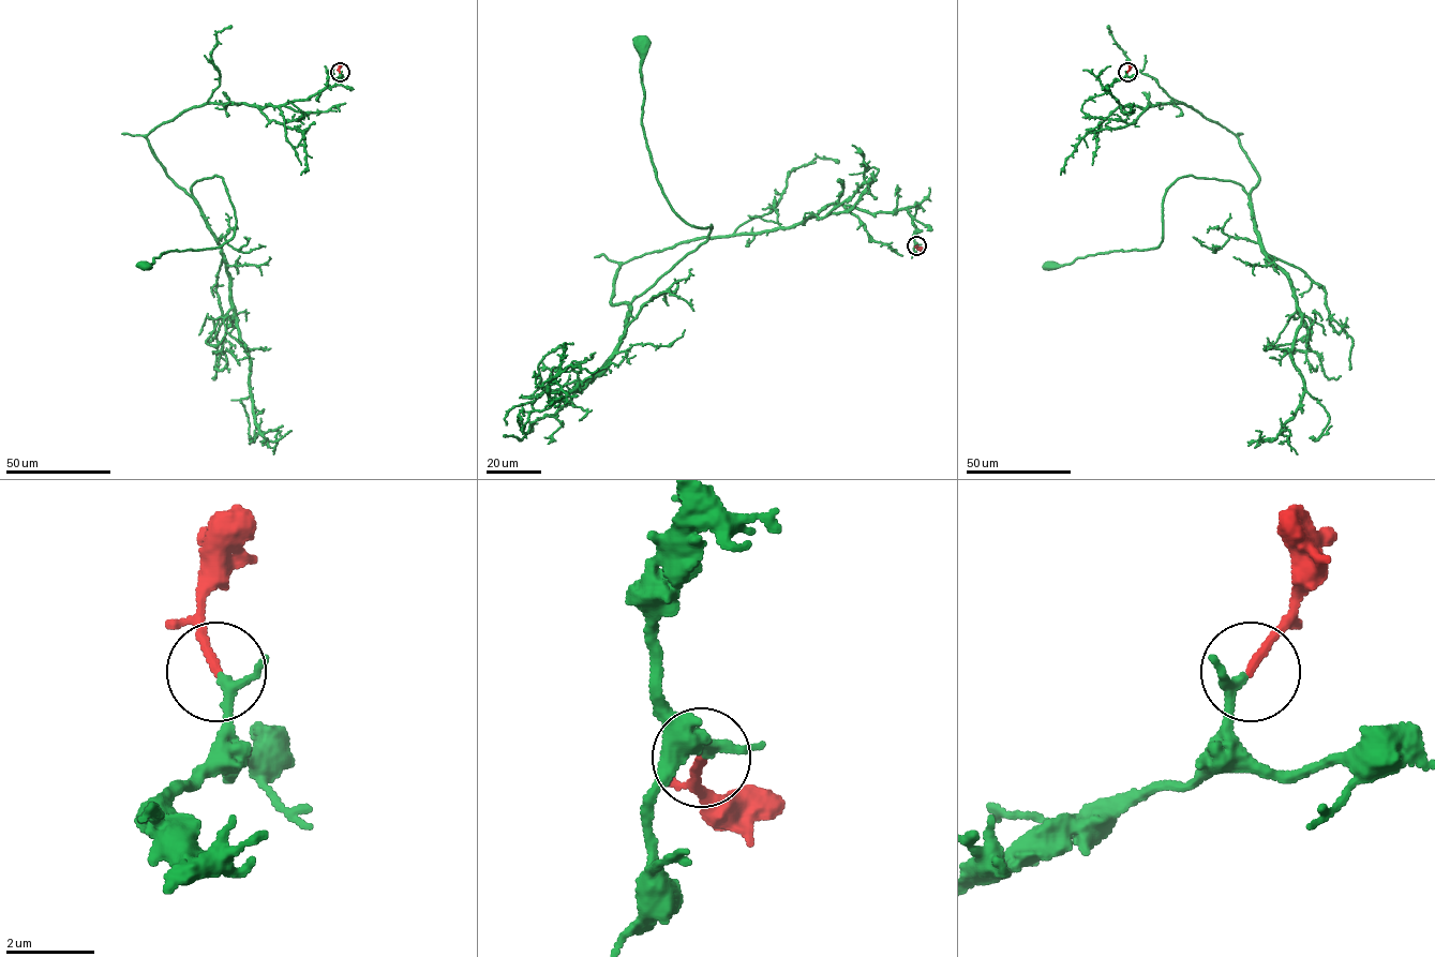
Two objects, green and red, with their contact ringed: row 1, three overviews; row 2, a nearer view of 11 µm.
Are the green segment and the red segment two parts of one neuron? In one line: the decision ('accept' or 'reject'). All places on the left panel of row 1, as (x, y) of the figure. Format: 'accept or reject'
accept

